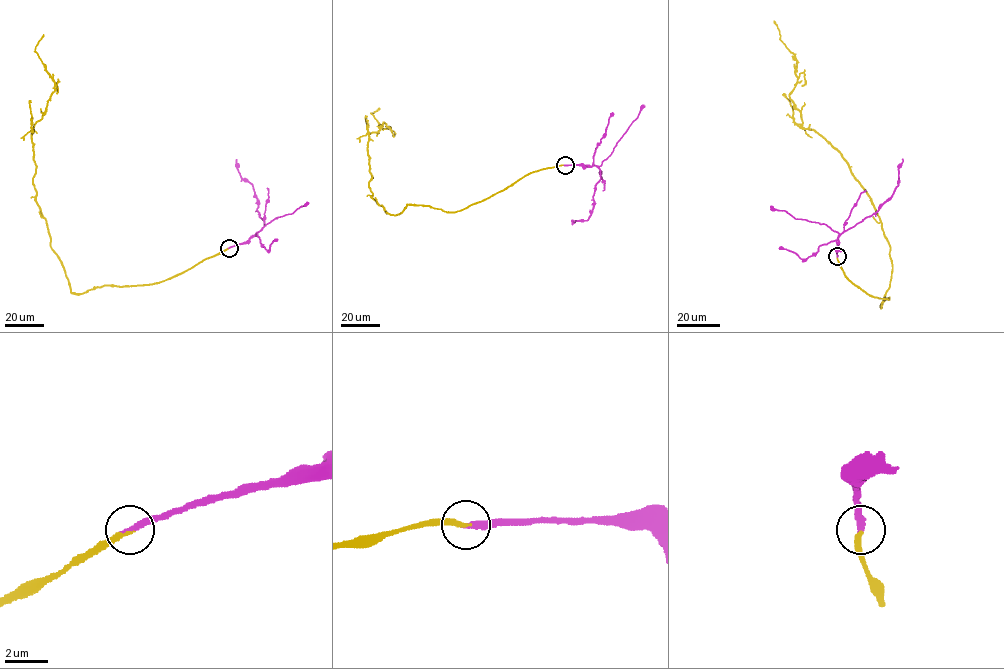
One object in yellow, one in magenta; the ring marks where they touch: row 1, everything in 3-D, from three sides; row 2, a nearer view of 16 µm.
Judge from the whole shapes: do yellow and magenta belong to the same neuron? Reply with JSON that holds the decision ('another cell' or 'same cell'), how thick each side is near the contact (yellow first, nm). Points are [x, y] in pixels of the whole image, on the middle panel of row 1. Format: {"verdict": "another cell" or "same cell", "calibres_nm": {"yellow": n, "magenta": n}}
{"verdict": "same cell", "calibres_nm": {"yellow": 240, "magenta": 320}}

